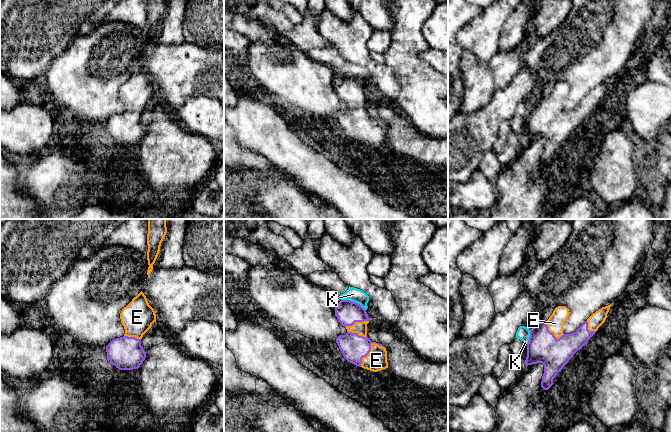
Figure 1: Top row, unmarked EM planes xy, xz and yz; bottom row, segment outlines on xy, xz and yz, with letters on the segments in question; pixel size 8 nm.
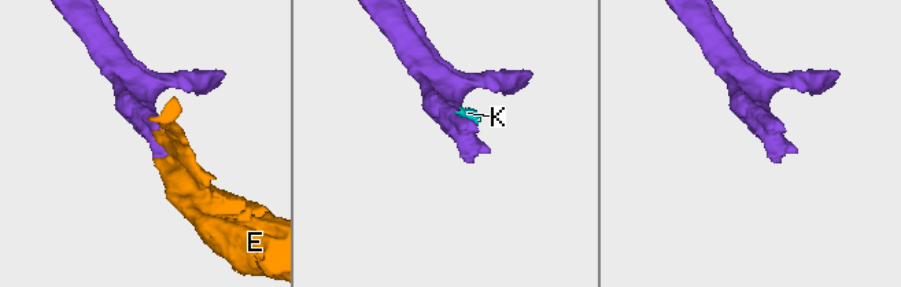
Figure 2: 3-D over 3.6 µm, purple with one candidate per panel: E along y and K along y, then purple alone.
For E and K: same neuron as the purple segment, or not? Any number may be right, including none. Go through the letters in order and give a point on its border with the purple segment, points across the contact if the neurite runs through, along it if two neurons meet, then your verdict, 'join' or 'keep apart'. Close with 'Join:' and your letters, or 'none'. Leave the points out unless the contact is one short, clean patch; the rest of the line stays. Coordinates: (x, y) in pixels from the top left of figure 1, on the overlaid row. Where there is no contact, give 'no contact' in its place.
E: xz (370, 350) | join
K: xz (352, 301) | along xz (341, 299), (355, 301), (365, 310) | keep apart
Join: E

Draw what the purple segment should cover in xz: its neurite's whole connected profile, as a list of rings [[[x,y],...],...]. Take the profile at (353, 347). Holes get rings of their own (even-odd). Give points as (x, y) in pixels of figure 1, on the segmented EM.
[[[341,300],[336,303],[335,316],[347,329],[345,335],[336,338],[336,343],[348,362],[373,372],[388,368],[386,348],[367,337],[370,318],[360,304]]]

